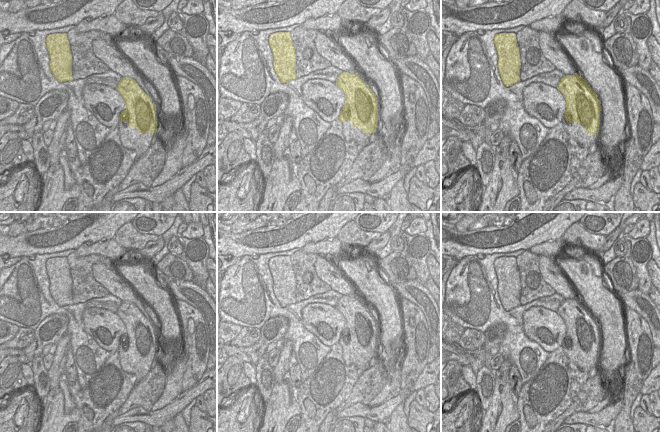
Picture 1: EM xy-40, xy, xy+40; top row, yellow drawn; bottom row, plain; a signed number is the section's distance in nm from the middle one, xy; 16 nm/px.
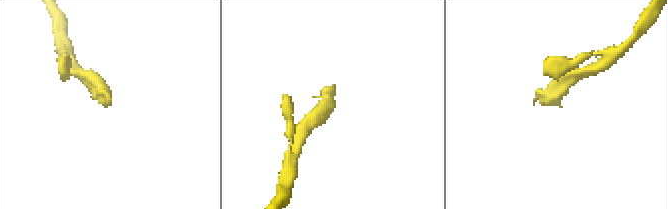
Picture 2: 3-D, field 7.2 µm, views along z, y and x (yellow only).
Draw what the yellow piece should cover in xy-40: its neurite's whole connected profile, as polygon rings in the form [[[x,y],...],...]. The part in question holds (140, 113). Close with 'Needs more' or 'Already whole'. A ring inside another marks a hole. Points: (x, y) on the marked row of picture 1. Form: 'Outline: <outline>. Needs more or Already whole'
Outline: [[[121,78],[116,90],[125,101],[126,109],[119,115],[119,121],[127,123],[142,133],[156,133],[156,104],[131,78]]]. Already whole.

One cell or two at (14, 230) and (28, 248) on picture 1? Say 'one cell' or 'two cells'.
two cells

